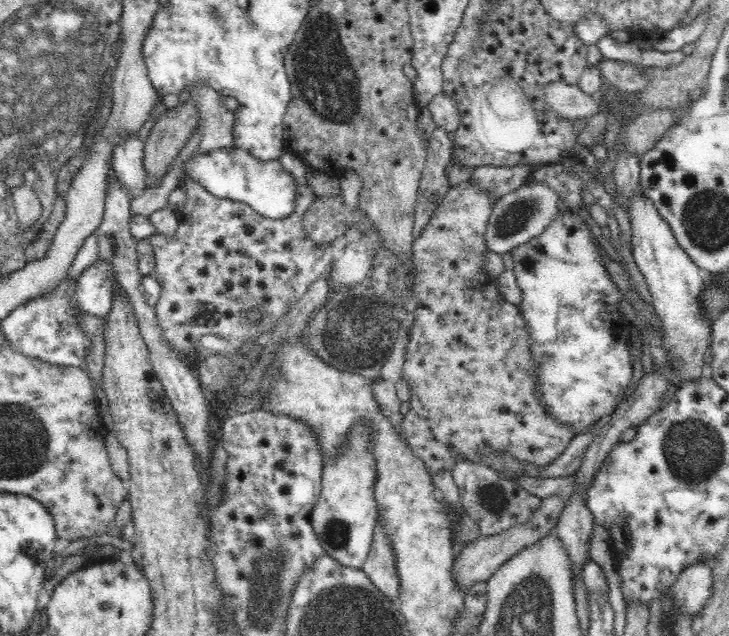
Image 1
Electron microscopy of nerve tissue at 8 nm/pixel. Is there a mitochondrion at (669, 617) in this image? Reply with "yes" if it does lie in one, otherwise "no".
yes

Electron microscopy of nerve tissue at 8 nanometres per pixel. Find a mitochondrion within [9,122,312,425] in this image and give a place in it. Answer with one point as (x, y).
(68, 171)

